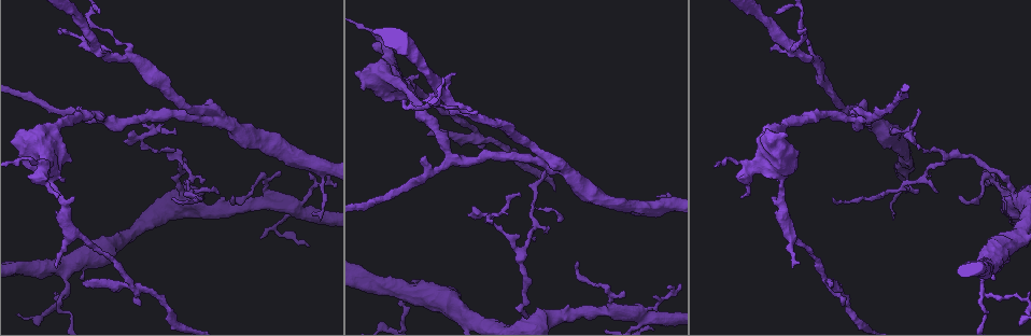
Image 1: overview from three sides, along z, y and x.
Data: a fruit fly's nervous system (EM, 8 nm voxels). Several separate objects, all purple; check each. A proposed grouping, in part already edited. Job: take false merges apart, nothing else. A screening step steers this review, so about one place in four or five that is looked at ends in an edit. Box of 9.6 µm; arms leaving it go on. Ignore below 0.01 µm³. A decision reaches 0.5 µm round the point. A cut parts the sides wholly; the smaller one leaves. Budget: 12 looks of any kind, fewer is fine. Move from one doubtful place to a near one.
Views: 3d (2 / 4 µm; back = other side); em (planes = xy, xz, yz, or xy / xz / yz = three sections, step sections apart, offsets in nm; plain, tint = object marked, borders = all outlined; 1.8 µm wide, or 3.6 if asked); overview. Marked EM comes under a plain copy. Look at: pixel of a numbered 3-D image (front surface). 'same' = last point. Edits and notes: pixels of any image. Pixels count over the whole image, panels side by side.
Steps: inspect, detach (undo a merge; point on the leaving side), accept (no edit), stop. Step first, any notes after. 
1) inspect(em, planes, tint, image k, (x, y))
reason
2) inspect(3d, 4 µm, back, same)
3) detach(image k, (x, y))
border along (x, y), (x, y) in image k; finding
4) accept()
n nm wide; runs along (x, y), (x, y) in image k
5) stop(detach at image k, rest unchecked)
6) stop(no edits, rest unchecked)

inspect(em, planes, tint, image 1, (94, 46))
branch point

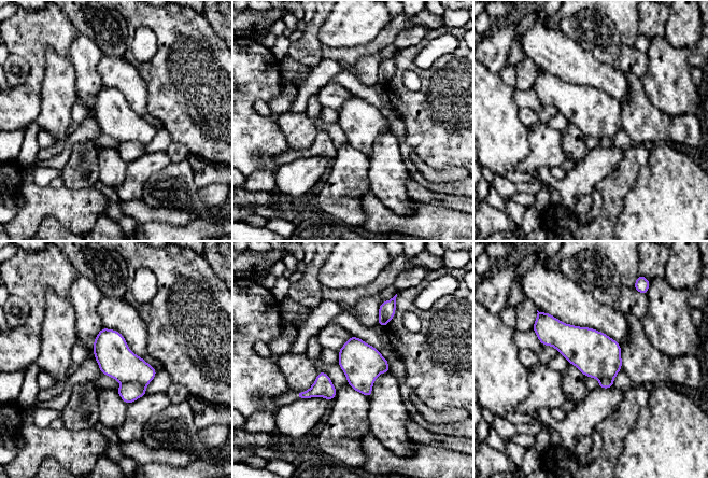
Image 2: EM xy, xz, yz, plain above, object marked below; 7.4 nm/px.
accept()
continuous, no second neuron

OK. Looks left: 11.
inspect(em, 3.6 µm, planes, tint, image 1, (524, 316))
thick turns thin

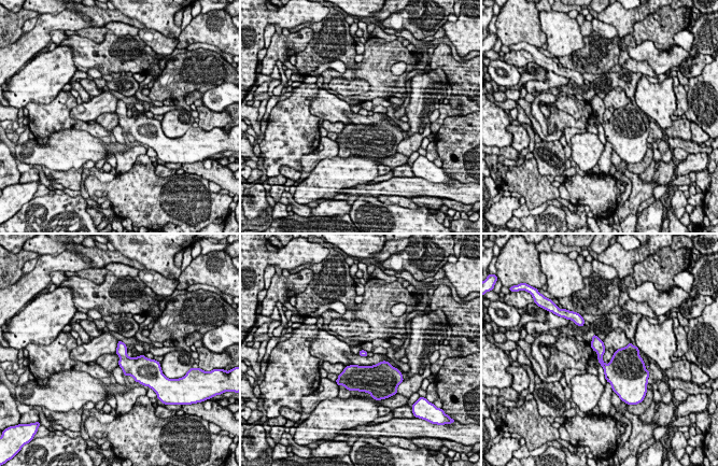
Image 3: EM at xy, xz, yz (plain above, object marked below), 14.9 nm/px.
accept()
one neuron here

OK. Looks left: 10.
inspect(3d, 2 µm, image 1, (290, 209))
calibre changes

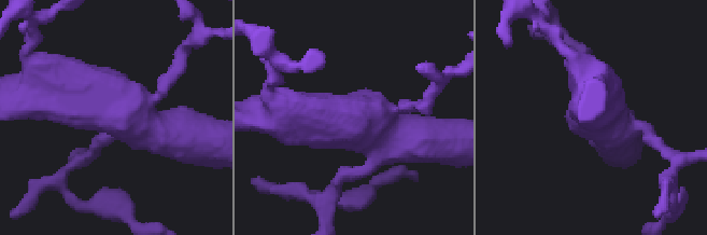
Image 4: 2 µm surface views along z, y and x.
inspect(em, xz, step 4, tint, image 4, (358, 120))
4 arms

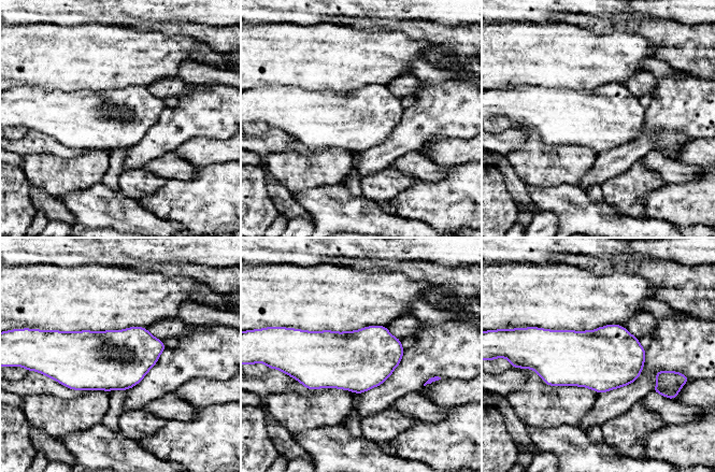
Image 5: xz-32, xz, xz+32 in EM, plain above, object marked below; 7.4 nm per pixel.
accept()
continuous, no second neuron

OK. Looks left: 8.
inspect(3d, 2 µm, image 1, (474, 136))
side arm on a straight run

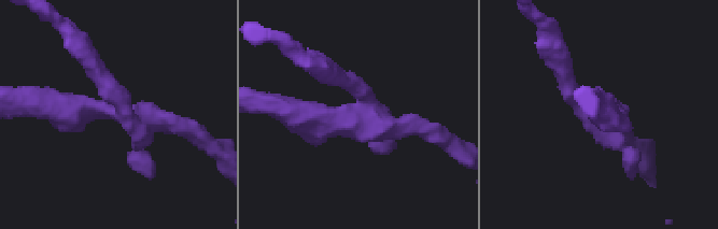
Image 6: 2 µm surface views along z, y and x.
inspect(em, xz, step 4, tint, image 6, (123, 116))

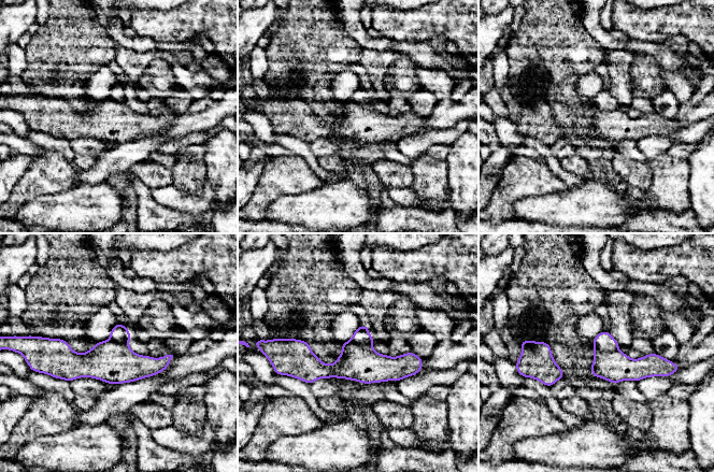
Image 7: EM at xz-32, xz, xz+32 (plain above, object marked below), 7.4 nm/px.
detach(image 7, (362, 365))
240 nm wide; a second neuron is stuck on

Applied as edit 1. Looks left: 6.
inspect(overview)

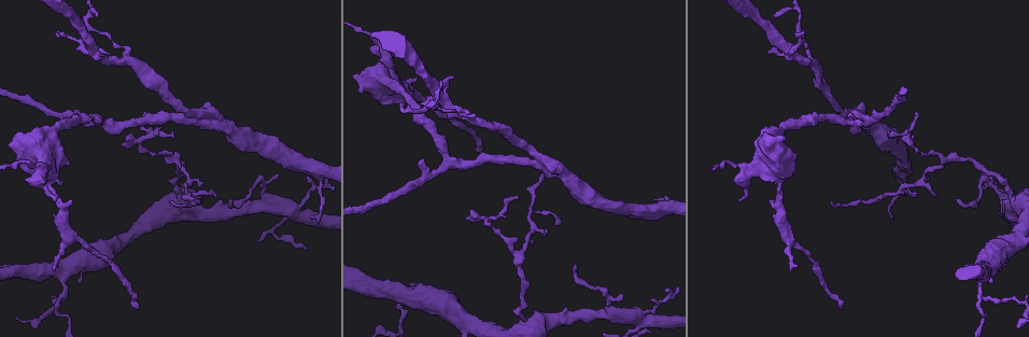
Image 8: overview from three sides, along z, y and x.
inspect(3d, 4 µm, image 8, (527, 159))
four-way junction

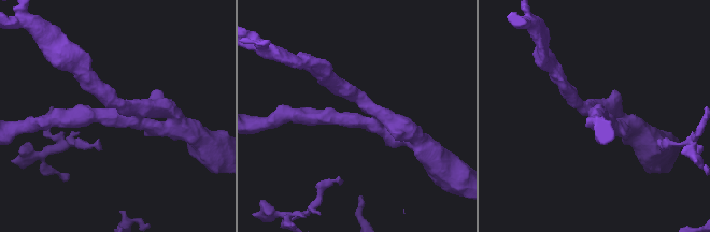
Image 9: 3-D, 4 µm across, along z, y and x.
inspect(em, planes, borders, image 9, (119, 117))
4 arms; now the EM

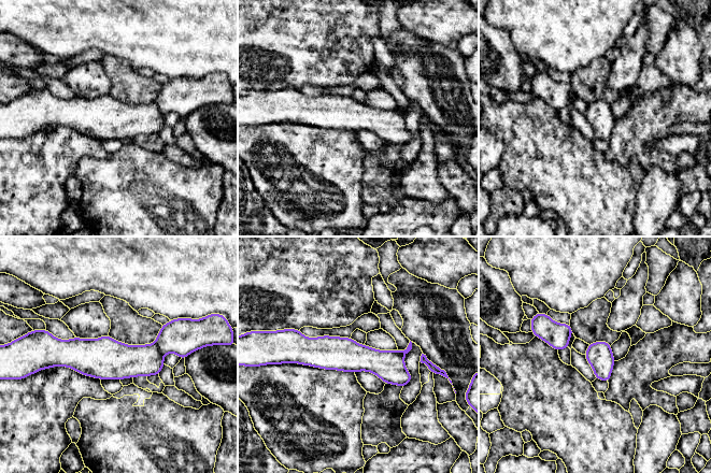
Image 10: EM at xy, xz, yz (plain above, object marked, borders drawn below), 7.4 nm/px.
accept()
runs along (53, 352), (182, 355) in image 10; continuous, no second neuron

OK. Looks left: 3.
stop(detach at image 7, rest unchecked)

